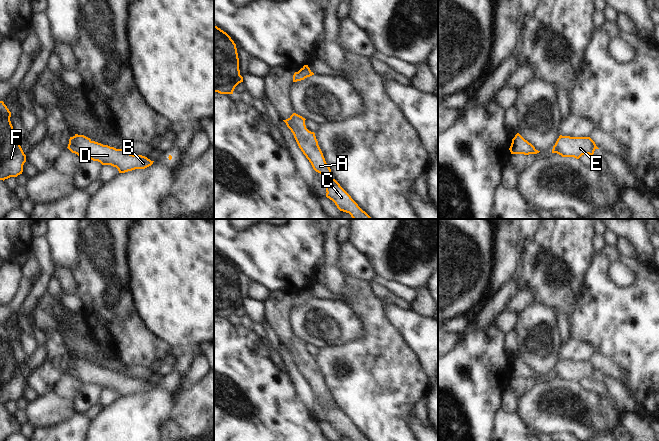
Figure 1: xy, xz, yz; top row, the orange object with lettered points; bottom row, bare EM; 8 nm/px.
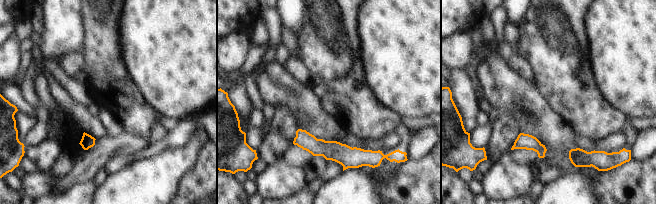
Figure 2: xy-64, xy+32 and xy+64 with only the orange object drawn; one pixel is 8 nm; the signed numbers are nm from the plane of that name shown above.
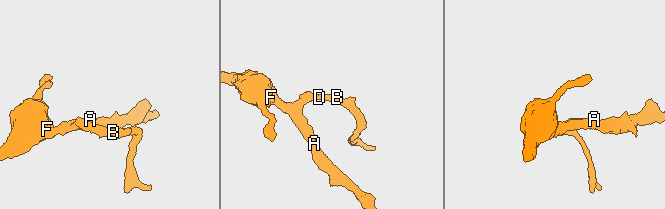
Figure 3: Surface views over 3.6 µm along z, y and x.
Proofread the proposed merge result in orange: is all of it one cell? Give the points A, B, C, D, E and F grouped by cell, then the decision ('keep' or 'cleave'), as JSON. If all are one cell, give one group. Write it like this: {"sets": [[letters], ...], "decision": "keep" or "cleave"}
{"sets": [["A", "B", "C", "D", "E", "F"]], "decision": "keep"}

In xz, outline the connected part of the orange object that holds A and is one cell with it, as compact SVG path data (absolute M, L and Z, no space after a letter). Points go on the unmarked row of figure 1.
M293 337L283 345L293 357L299 372L311 387L313 393L322 399L328 399L331 397L331 393L325 385L315 357L306 352L305 344L302 340Z

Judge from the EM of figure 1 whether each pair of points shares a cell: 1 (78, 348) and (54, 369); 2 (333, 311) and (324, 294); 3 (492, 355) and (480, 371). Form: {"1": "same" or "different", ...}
{"1": "different", "2": "different", "3": "same"}

